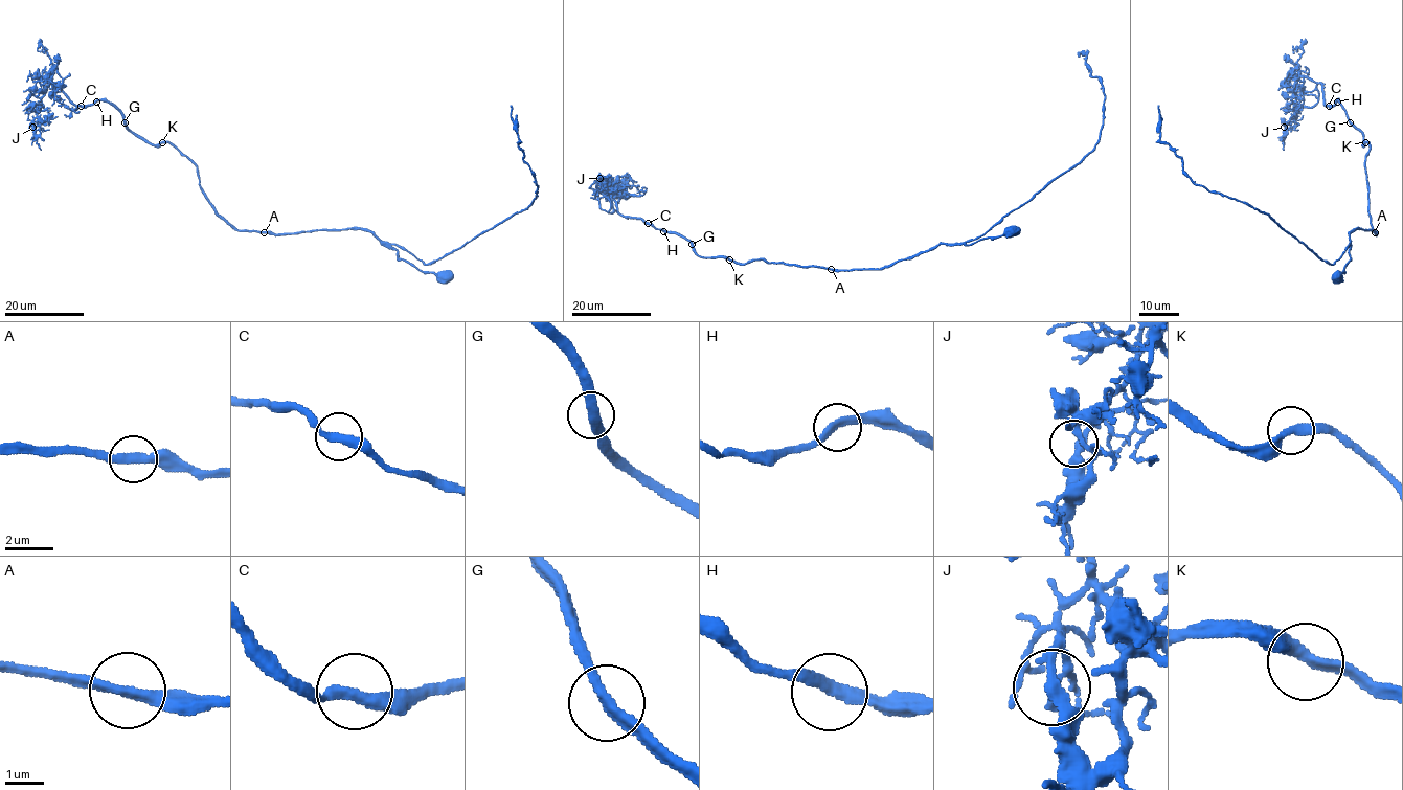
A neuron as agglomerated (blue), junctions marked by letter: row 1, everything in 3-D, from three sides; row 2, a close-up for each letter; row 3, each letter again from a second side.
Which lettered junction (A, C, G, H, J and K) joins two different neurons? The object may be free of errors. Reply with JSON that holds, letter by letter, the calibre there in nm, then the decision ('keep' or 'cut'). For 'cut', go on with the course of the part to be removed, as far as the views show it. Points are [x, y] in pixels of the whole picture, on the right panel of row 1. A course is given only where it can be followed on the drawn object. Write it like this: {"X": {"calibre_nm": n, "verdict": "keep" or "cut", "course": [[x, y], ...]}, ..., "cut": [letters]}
{"A": {"calibre_nm": 300, "verdict": "keep"}, "C": {"calibre_nm": 320, "verdict": "keep"}, "G": {"calibre_nm": 320, "verdict": "keep"}, "H": {"calibre_nm": 320, "verdict": "keep"}, "J": {"calibre_nm": 320, "verdict": "keep"}, "K": {"calibre_nm": 300, "verdict": "keep"}, "cut": []}

